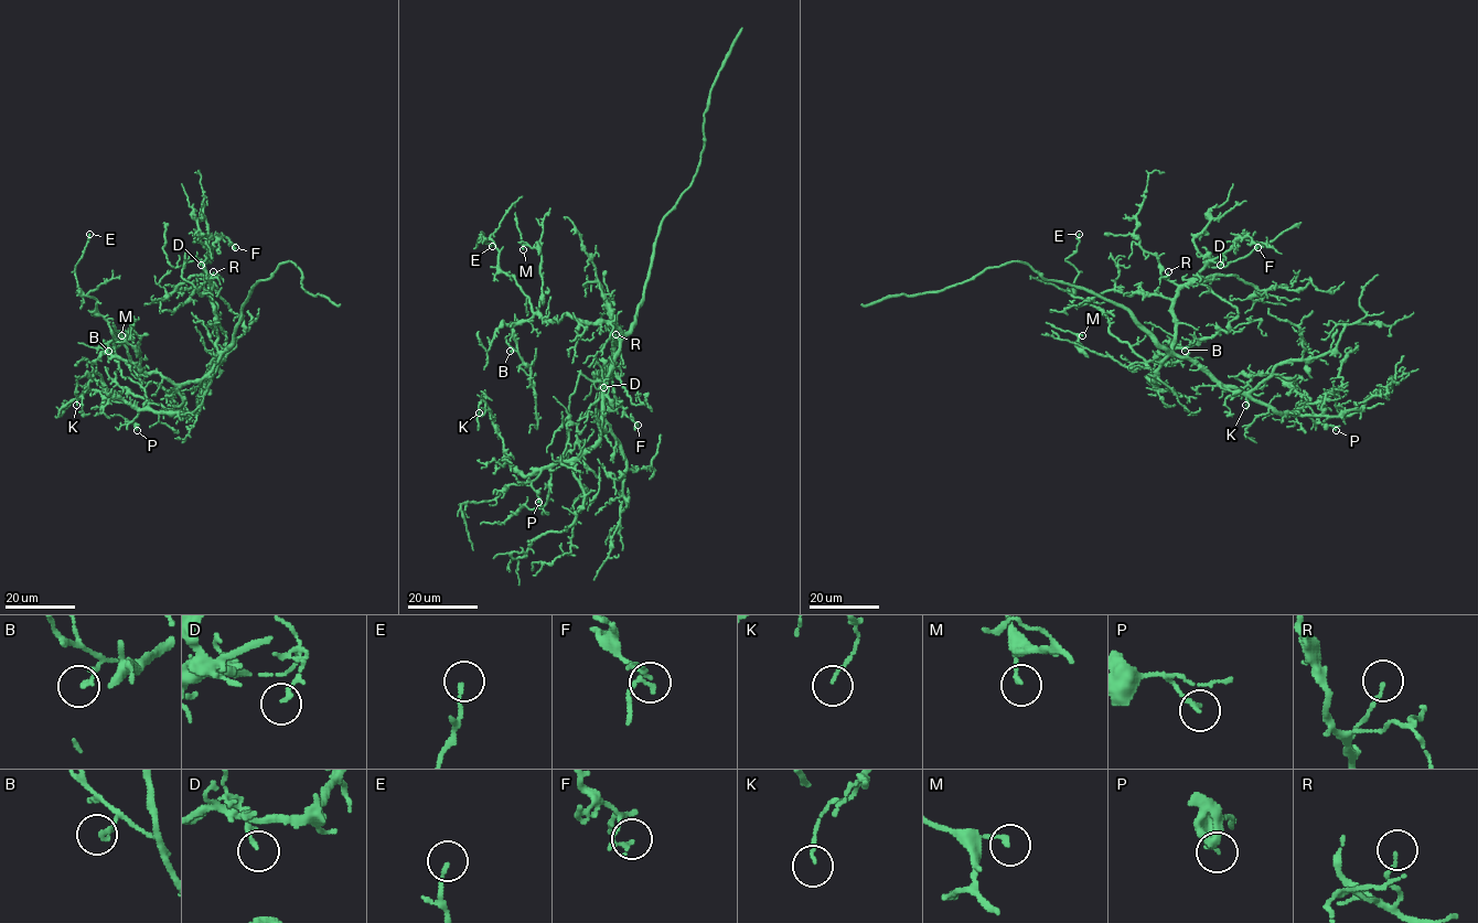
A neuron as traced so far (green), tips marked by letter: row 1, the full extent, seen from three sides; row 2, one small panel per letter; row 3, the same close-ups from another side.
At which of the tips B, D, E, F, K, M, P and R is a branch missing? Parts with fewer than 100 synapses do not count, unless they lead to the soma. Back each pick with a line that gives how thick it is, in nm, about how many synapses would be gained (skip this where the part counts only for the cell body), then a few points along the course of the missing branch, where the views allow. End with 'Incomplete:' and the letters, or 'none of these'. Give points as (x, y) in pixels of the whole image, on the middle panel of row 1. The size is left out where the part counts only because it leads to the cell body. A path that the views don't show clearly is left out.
Incomplete: none of these

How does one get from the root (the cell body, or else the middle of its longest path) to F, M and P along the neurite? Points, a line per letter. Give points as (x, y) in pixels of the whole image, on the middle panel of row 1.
F: (632, 328), (619, 342), (617, 339), (613, 342), (613, 361), (606, 373), (612, 383), (614, 400), (638, 425)
M: (632, 328), (622, 334), (613, 323), (566, 314), (546, 320), (538, 311), (541, 251), (527, 245), (523, 249)
P: (632, 328), (621, 342), (604, 388), (600, 438), (576, 457), (555, 461), (542, 471), (532, 482), (538, 502)

